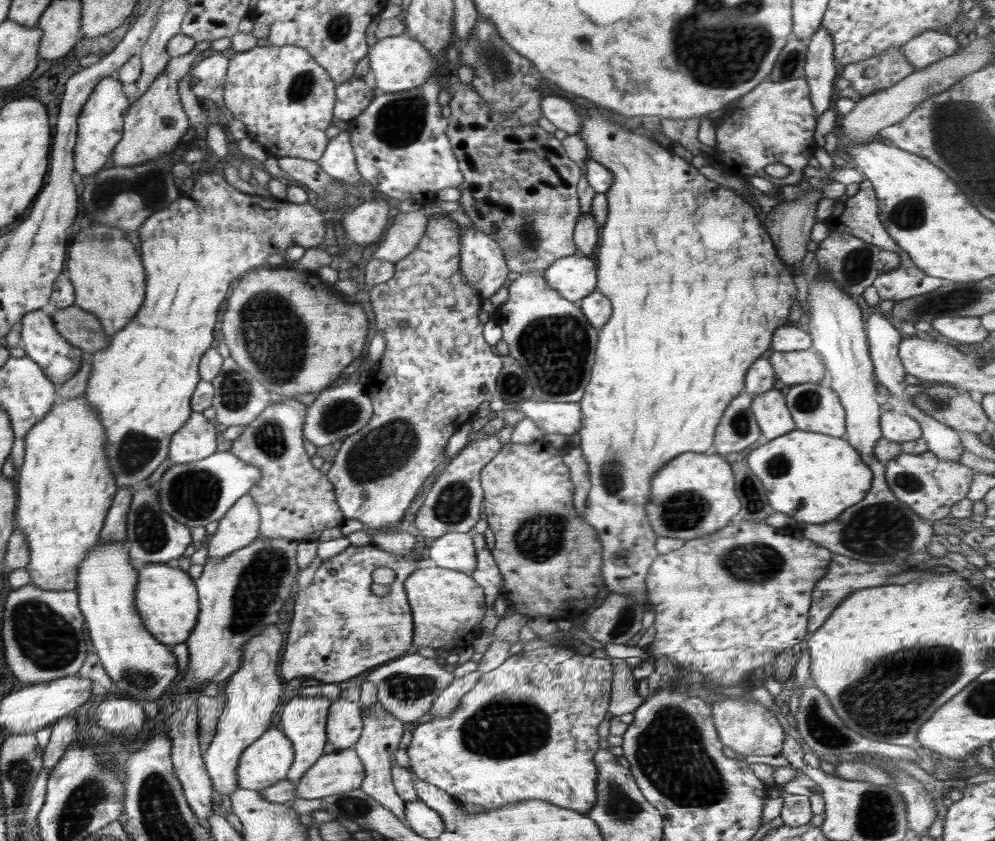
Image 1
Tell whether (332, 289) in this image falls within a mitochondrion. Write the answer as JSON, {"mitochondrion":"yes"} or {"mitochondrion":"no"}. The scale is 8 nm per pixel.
{"mitochondrion":"no"}

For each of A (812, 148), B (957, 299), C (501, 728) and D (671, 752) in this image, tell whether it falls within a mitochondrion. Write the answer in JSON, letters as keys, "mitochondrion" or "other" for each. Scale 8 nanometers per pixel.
{"A":"other","B":"mitochondrion","C":"mitochondrion","D":"mitochondrion"}

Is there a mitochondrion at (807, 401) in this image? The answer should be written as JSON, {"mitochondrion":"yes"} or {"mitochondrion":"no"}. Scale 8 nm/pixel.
{"mitochondrion":"yes"}

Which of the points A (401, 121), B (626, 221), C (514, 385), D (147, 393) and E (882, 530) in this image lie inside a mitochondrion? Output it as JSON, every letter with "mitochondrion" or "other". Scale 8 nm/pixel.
{"A":"mitochondrion","B":"other","C":"mitochondrion","D":"other","E":"mitochondrion"}

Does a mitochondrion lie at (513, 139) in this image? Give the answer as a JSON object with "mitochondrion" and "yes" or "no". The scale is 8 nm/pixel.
{"mitochondrion":"no"}

